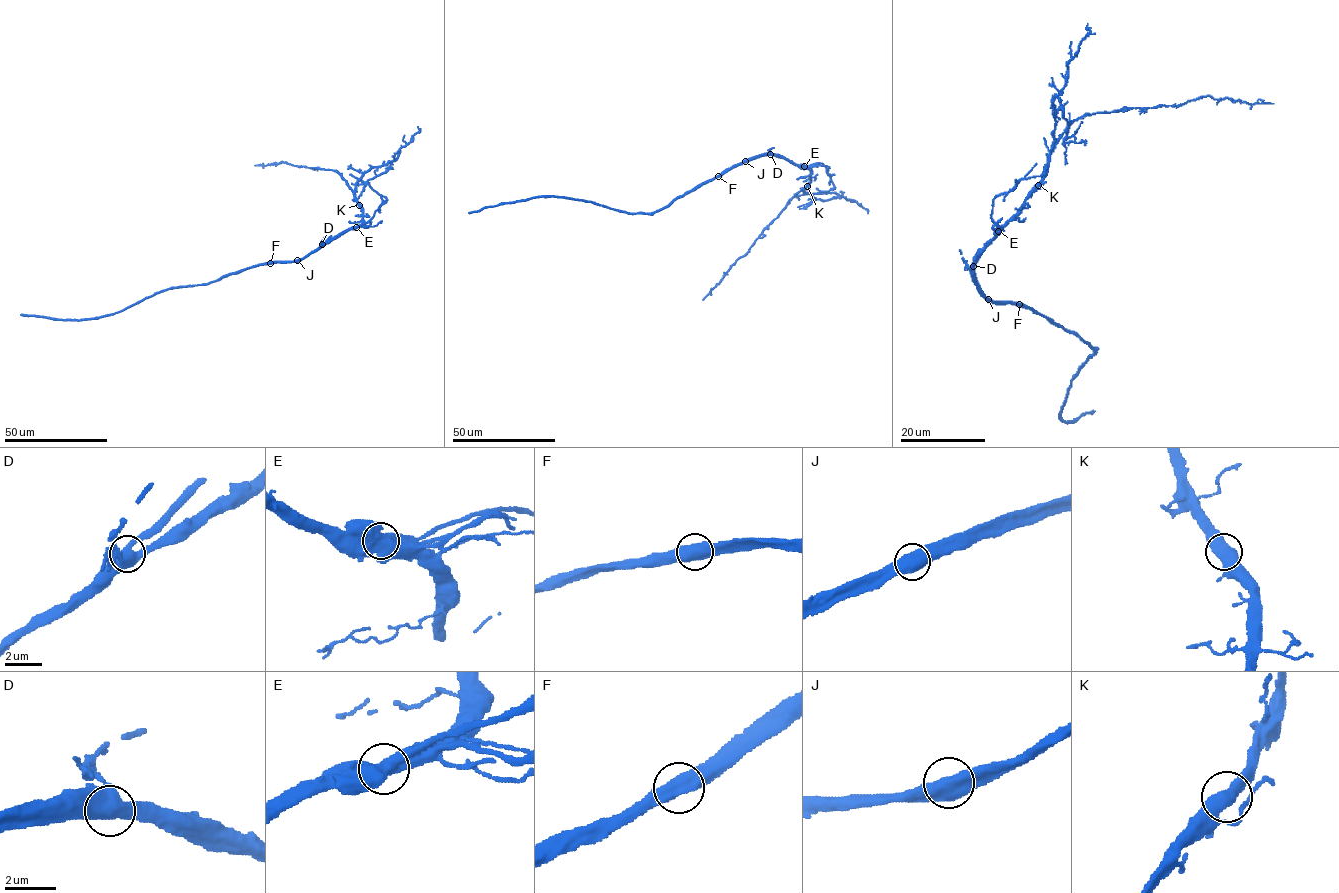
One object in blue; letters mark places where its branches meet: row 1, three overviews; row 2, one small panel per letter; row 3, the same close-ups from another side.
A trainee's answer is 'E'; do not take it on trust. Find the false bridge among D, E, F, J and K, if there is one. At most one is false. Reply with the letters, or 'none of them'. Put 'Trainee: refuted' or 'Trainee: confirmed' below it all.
E
Trainee: confirmed

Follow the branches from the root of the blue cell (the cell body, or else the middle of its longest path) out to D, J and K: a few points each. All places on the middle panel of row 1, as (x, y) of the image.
D: (731, 168), (770, 154)
J: (731, 168), (745, 161)
K: (731, 168), (763, 155), (778, 154), (810, 171), (807, 186)

